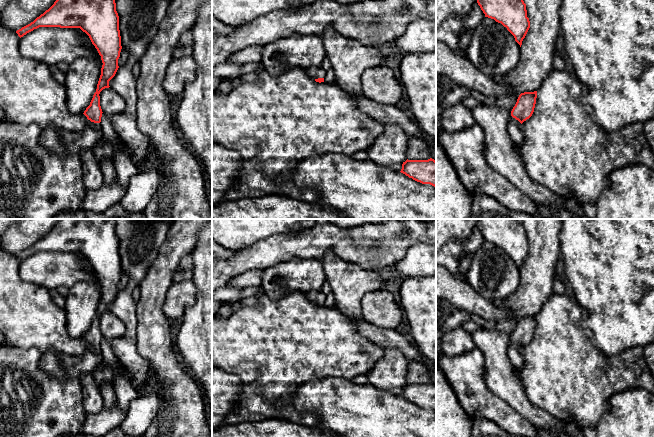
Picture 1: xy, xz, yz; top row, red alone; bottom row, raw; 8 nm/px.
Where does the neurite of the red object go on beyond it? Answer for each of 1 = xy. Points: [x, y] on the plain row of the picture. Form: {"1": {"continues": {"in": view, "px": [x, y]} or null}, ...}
{"1": {"continues": {"in": "xy", "px": [32, 403]}}}

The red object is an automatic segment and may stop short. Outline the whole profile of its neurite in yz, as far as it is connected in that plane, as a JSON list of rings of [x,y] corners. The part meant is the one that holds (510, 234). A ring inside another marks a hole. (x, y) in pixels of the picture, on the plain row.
[[[479,219],[477,227],[485,241],[506,251],[521,271],[530,252],[523,219]]]

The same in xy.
[[[60,219],[48,234],[30,248],[17,254],[16,257],[21,262],[39,251],[80,252],[89,260],[101,280],[103,287],[101,299],[90,329],[83,337],[89,344],[84,354],[82,356],[62,354],[58,358],[60,366],[66,373],[64,380],[55,379],[41,369],[42,352],[38,349],[0,345],[0,437],[65,437],[82,433],[82,426],[87,413],[83,407],[81,375],[92,372],[103,360],[100,349],[103,336],[99,318],[103,313],[110,311],[109,305],[115,300],[119,292],[118,283],[122,270],[115,219]]]

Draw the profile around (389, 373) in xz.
[[[384,349],[383,356],[366,374],[368,383],[378,389],[401,395],[402,388],[407,384],[408,363],[399,349]]]

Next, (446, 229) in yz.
[[[436,219],[436,253],[451,240],[464,242],[477,227],[479,219]]]

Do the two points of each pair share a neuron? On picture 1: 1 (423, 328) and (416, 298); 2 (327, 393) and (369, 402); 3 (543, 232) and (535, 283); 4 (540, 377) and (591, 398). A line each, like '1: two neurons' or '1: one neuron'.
1: one neuron
2: one neuron
3: one neuron
4: one neuron

